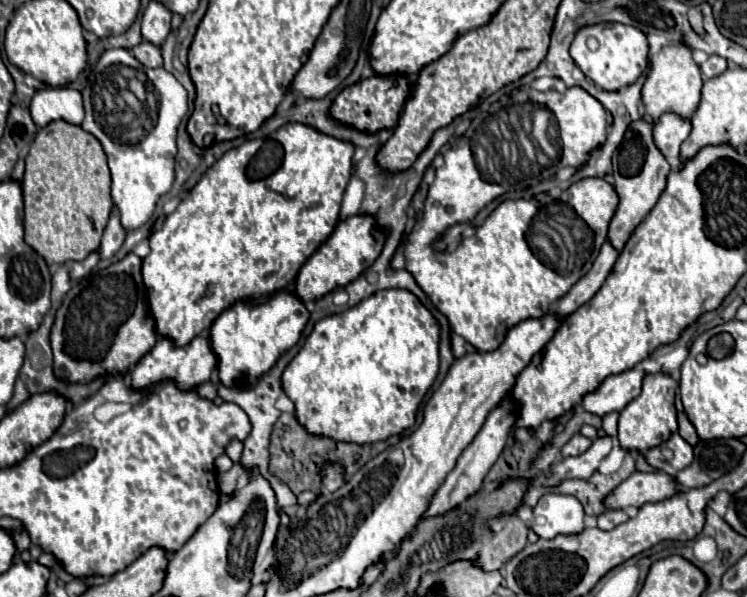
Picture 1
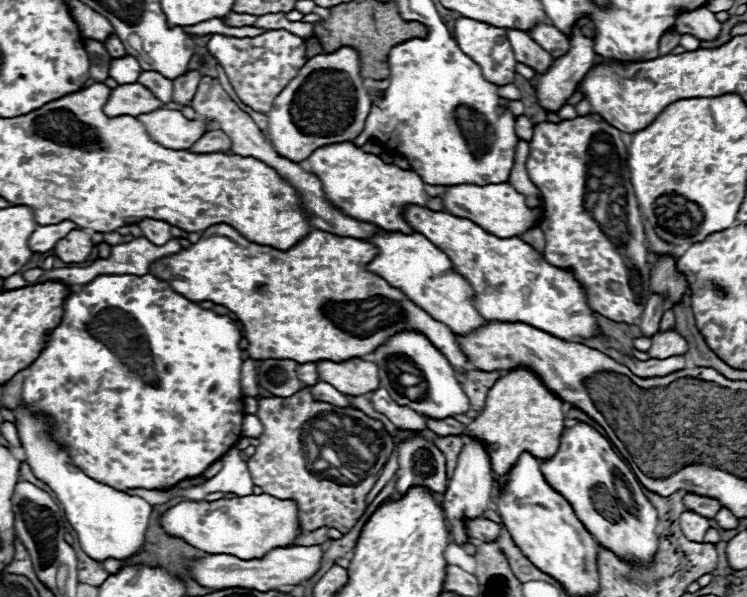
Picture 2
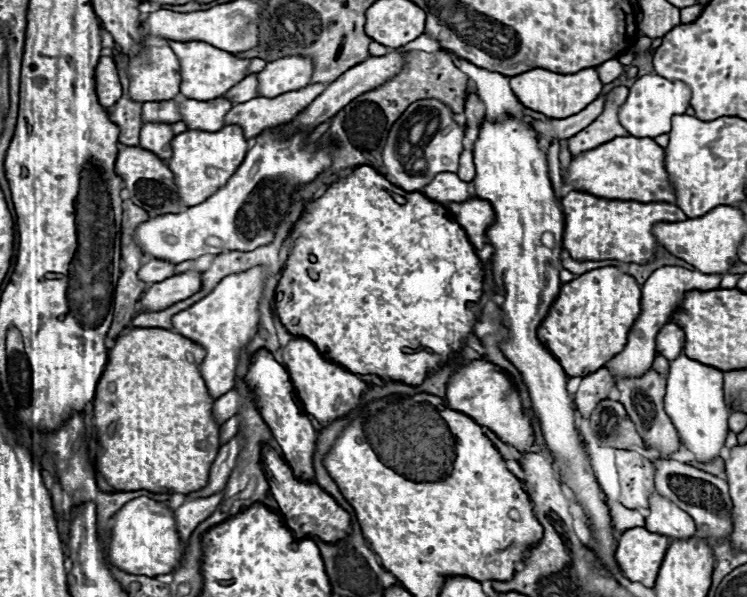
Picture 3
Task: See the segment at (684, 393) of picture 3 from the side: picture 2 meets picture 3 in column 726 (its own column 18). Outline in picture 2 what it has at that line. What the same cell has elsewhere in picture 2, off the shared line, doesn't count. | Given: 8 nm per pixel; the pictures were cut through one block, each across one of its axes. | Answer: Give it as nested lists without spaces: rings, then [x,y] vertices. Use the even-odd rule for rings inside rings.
[[[16,408],[14,416],[18,418],[18,426],[16,426],[18,436],[28,456],[26,462],[30,464],[34,476],[46,482],[56,494],[66,514],[66,520],[76,530],[82,550],[92,560],[98,562],[104,562],[106,558],[116,558],[116,560],[134,558],[146,544],[146,530],[154,506],[140,496],[128,496],[104,482],[86,476],[78,466],[72,464],[70,456],[64,450],[60,450],[56,442],[50,440],[48,436],[50,426],[44,418],[32,418],[24,408]]]

